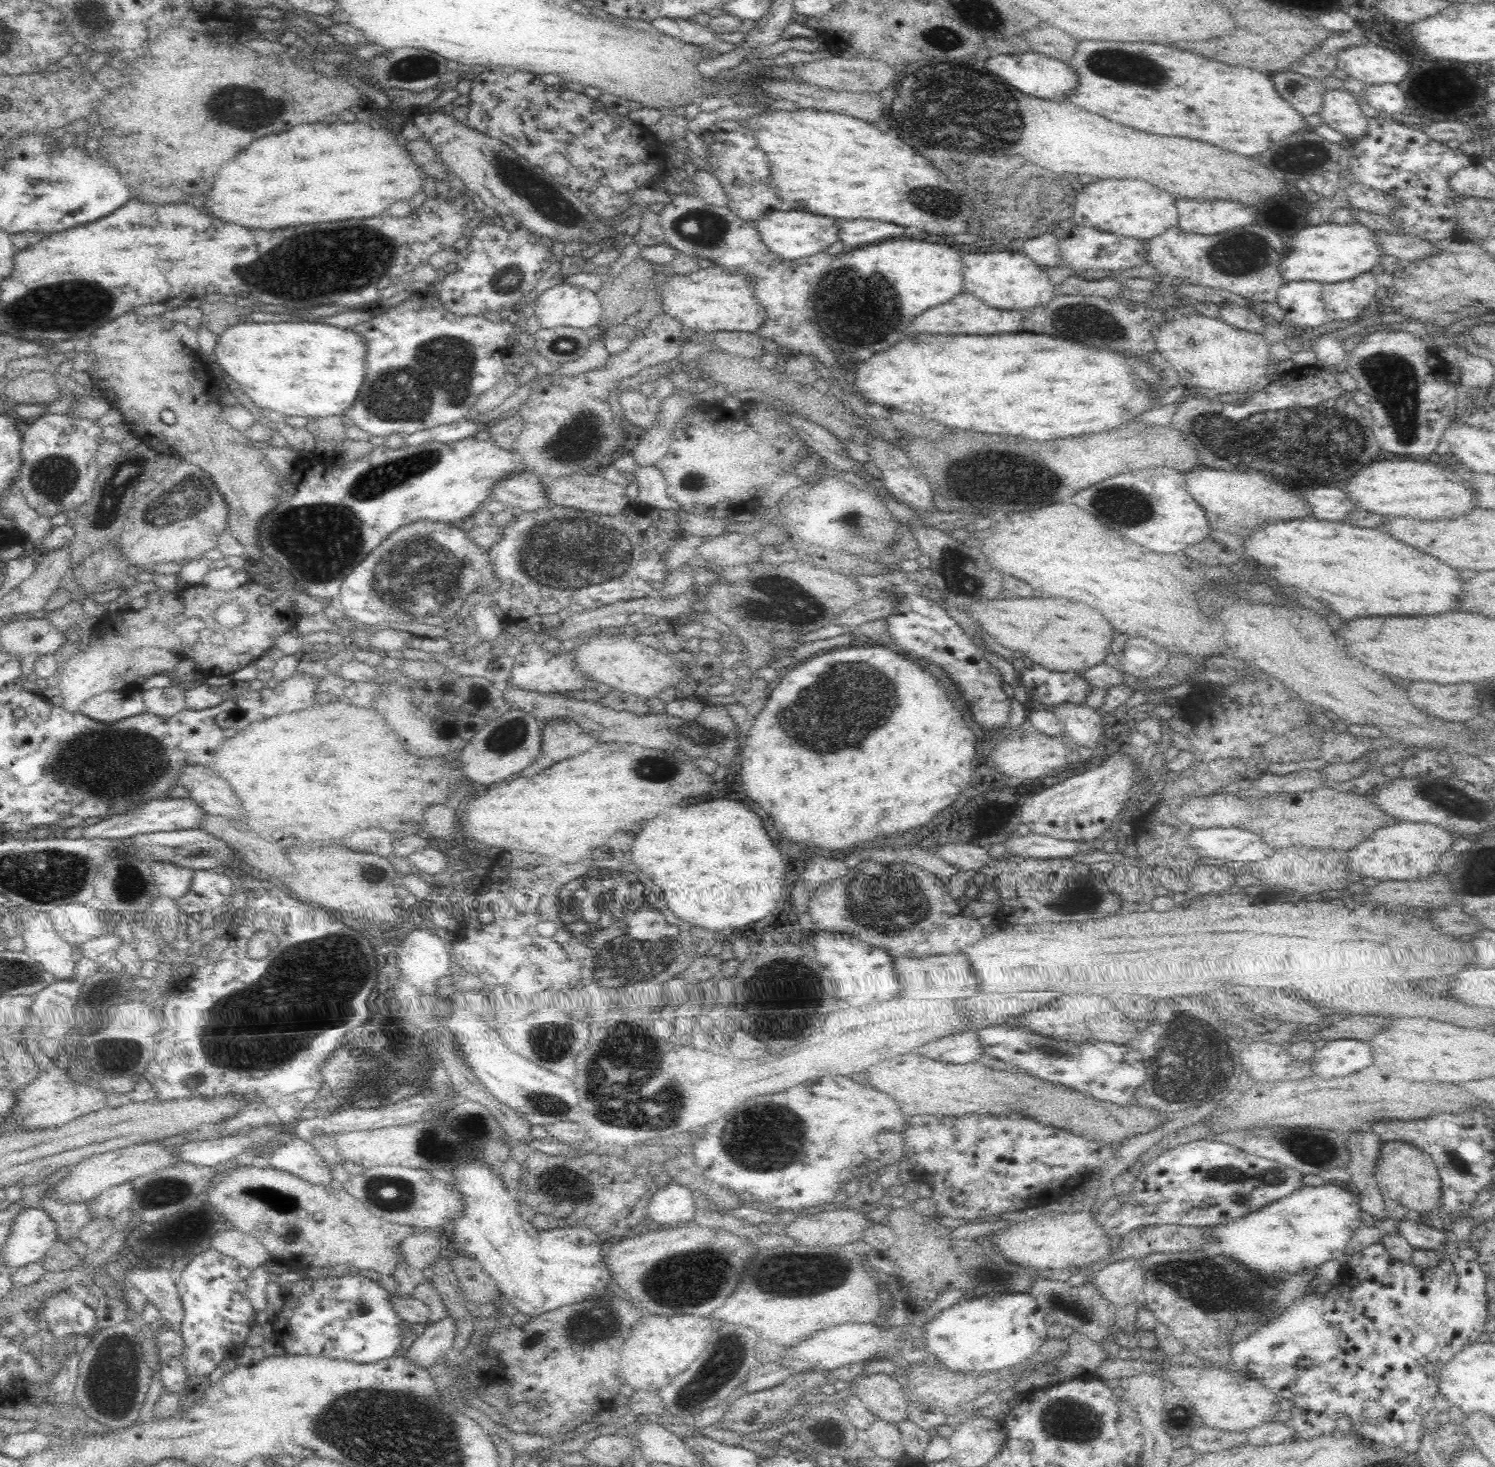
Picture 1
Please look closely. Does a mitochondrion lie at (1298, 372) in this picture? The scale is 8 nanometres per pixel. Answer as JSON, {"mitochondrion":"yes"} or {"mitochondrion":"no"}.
{"mitochondrion":"no"}

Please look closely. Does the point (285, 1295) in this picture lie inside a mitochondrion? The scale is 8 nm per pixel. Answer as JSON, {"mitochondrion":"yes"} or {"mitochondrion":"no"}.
{"mitochondrion":"no"}

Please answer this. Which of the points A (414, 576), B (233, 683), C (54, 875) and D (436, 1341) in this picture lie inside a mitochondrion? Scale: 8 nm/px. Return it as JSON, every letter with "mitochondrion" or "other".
{"A":"mitochondrion","B":"other","C":"mitochondrion","D":"other"}

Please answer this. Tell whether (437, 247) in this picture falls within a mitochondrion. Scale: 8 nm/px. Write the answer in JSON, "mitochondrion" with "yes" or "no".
{"mitochondrion":"no"}

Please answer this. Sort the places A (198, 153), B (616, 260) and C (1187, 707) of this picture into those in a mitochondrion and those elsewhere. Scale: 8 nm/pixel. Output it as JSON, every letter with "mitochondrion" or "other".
{"A":"other","B":"other","C":"other"}

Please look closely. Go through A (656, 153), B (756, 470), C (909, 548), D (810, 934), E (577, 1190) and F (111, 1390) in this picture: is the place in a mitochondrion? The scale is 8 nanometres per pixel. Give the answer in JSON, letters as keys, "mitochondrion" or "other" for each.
{"A":"other","B":"other","C":"other","D":"other","E":"mitochondrion","F":"mitochondrion"}

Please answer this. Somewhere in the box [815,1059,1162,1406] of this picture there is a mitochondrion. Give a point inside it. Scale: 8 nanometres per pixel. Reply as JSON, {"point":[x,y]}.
{"point":[988,1277]}

